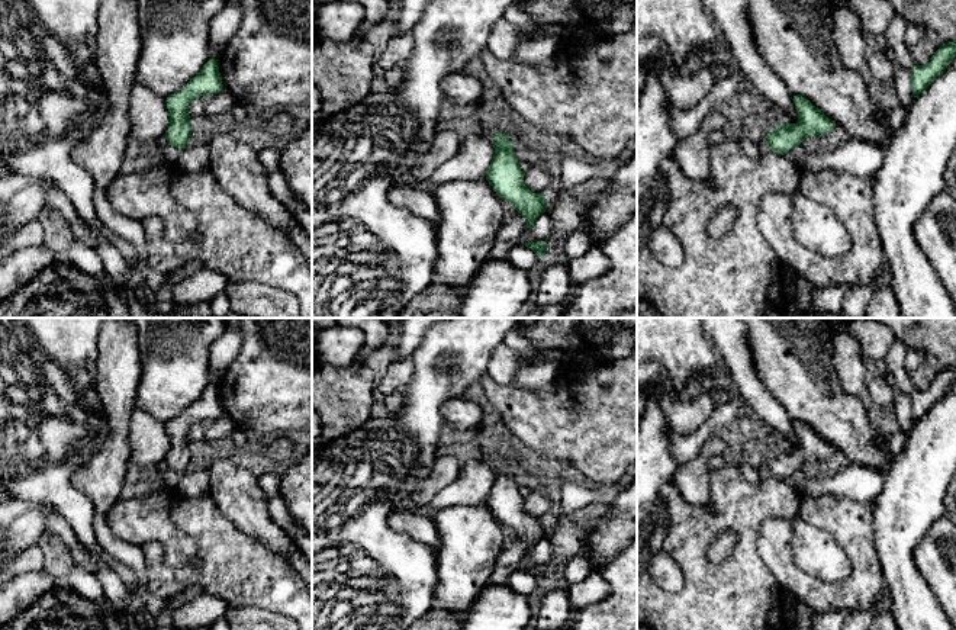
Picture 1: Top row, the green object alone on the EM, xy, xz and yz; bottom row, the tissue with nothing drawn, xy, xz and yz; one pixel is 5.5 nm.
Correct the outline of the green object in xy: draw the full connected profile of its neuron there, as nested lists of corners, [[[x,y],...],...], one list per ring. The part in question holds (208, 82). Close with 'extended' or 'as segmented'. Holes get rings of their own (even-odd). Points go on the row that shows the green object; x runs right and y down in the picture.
[[[210,58],[187,86],[167,97],[170,125],[164,136],[170,145],[183,150],[190,144],[191,126],[189,107],[191,102],[205,94],[213,96],[219,93],[222,87],[218,60]]]; as segmented

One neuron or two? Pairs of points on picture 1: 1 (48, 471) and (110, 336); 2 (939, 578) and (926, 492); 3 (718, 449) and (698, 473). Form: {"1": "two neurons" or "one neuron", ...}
{"1": "two neurons", "2": "two neurons", "3": "one neuron"}

